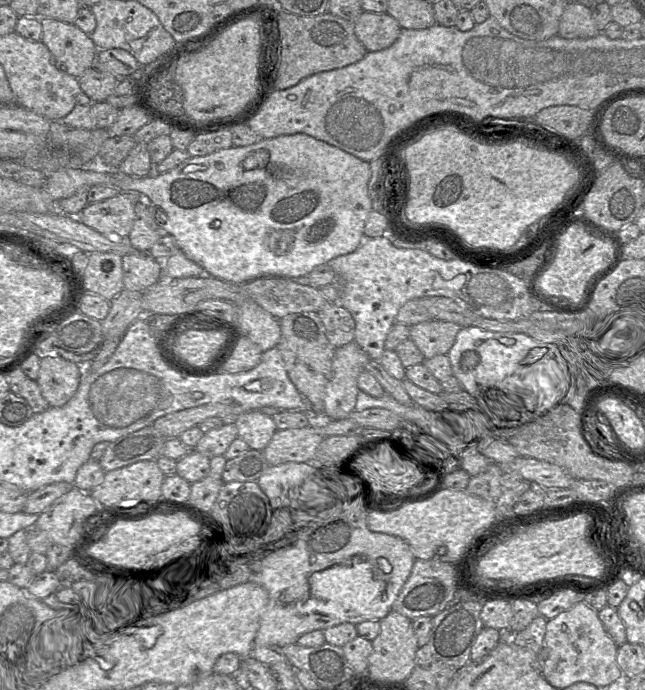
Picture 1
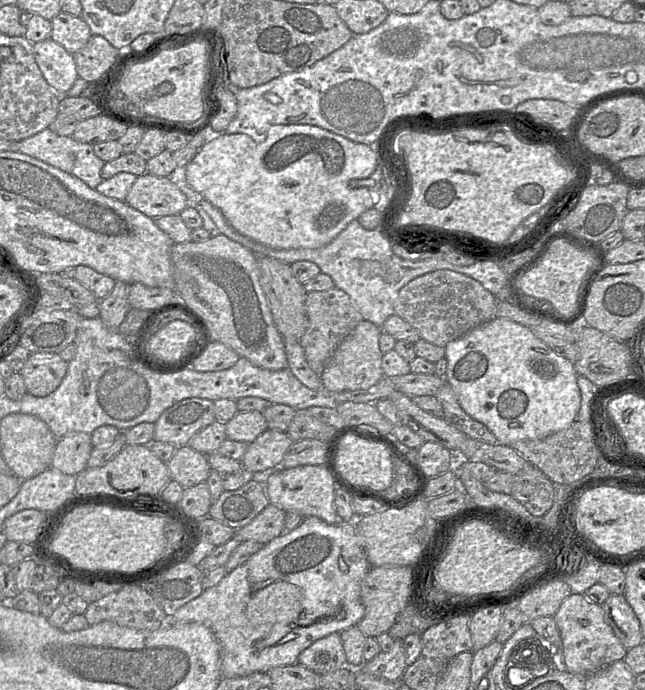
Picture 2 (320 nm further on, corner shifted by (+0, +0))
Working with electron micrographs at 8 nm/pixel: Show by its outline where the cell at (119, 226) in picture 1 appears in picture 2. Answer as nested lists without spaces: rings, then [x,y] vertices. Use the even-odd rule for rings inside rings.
[[[146,172],[137,176],[125,198],[125,203],[149,218],[156,219],[162,216],[179,215],[187,207],[187,198],[174,183],[173,177],[157,177]]]

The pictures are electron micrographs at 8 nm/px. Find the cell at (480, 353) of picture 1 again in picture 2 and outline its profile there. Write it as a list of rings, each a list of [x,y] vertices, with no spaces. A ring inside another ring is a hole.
[[[495,316],[445,346],[446,381],[451,385],[463,410],[483,423],[498,442],[510,445],[520,440],[543,439],[569,427],[581,405],[574,363],[557,354],[536,337],[529,327]]]

